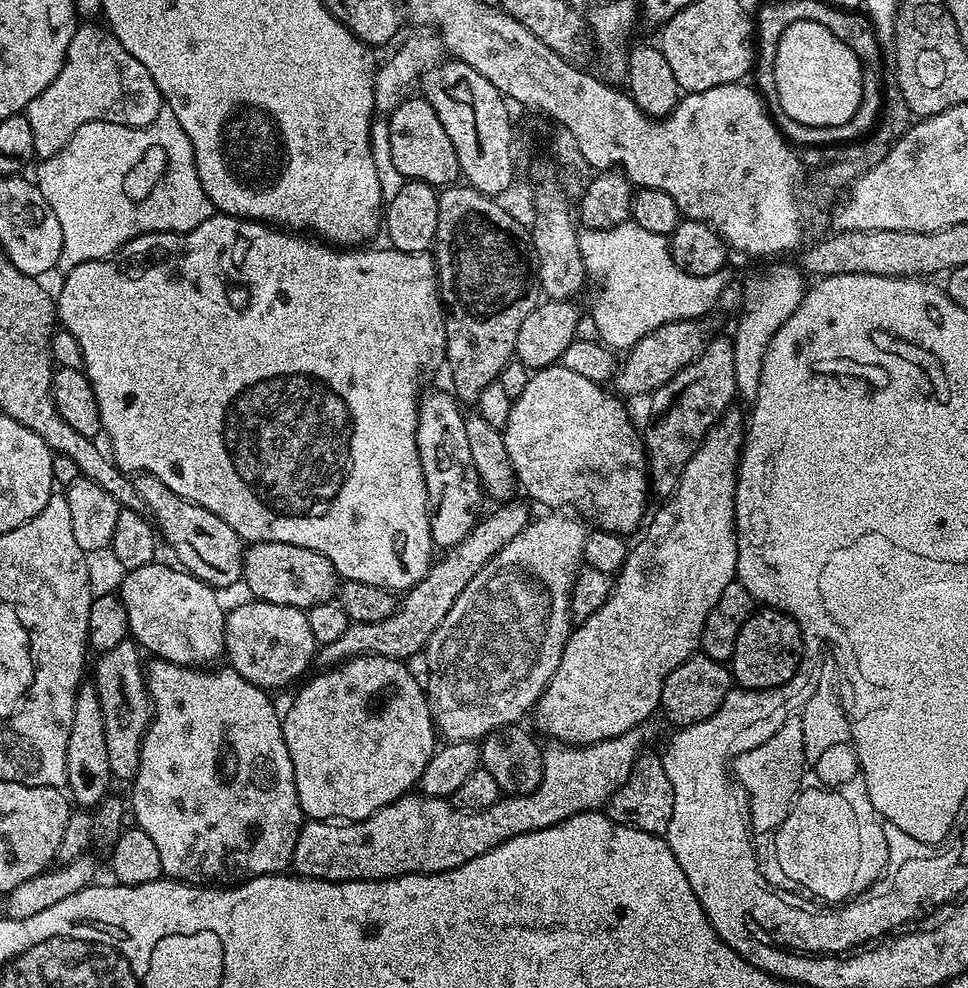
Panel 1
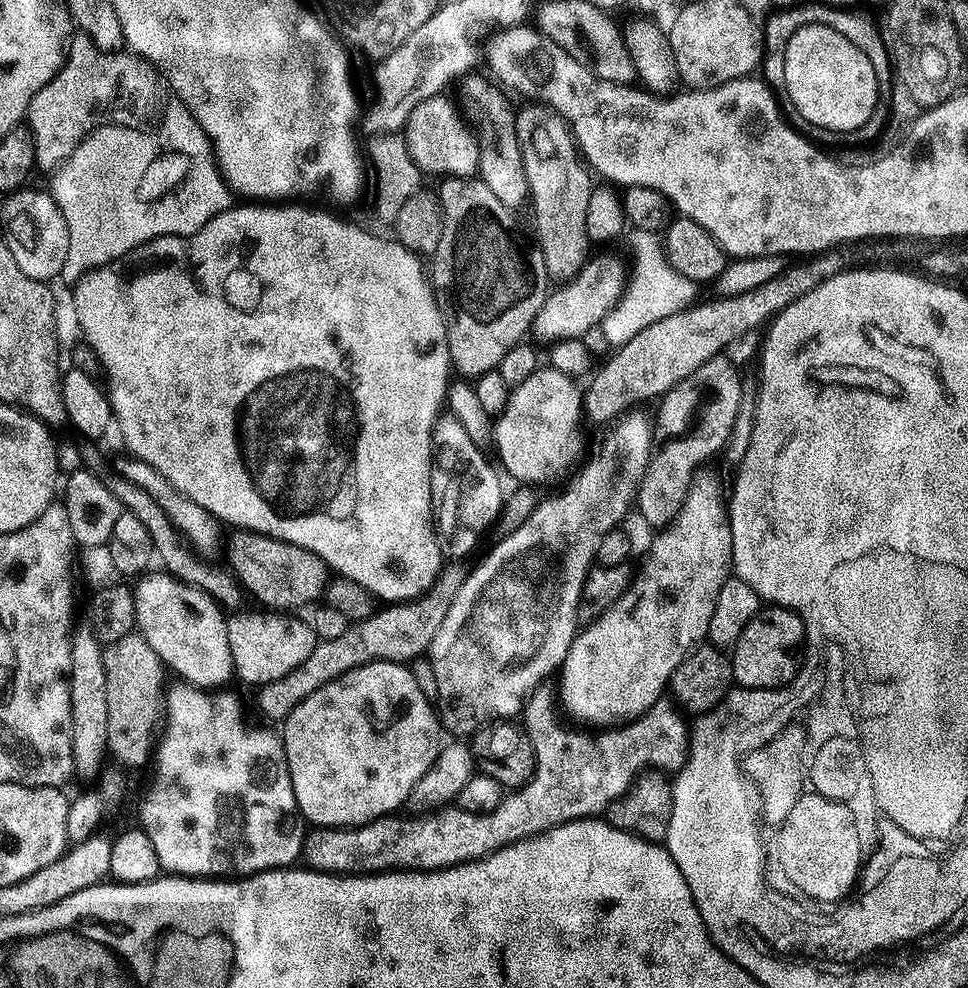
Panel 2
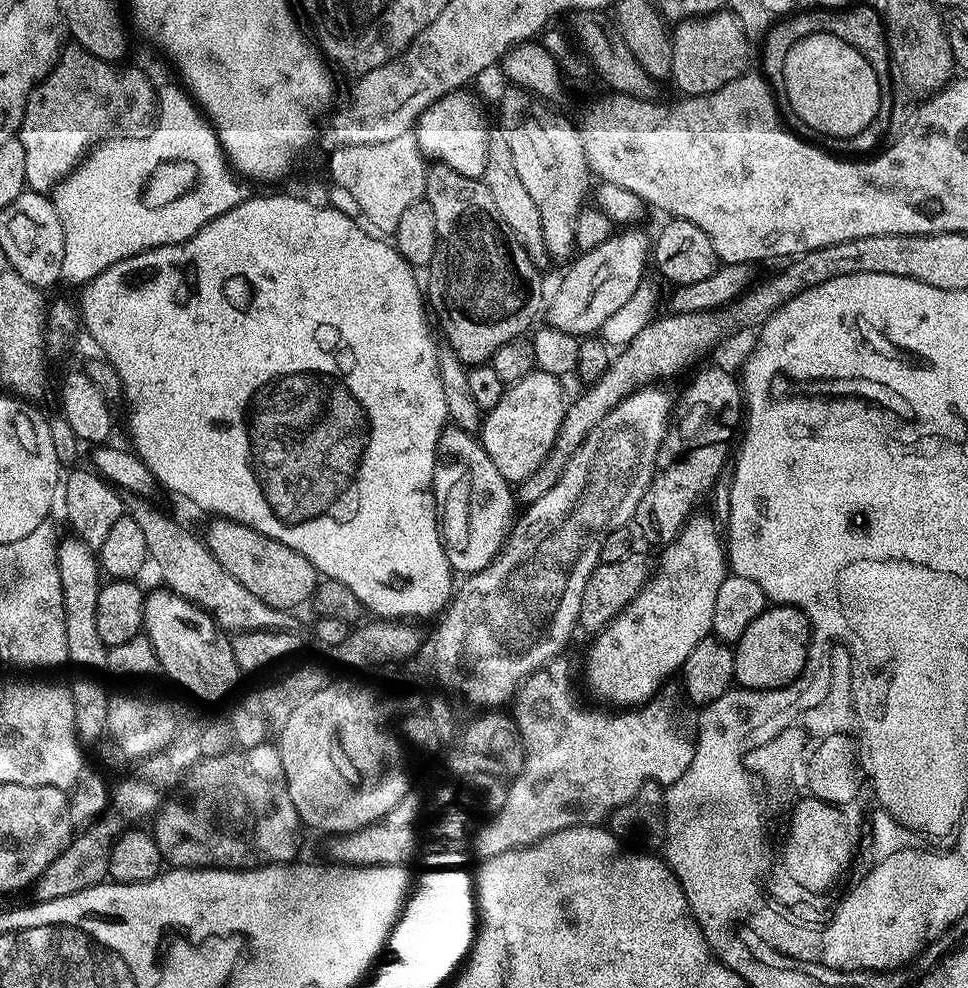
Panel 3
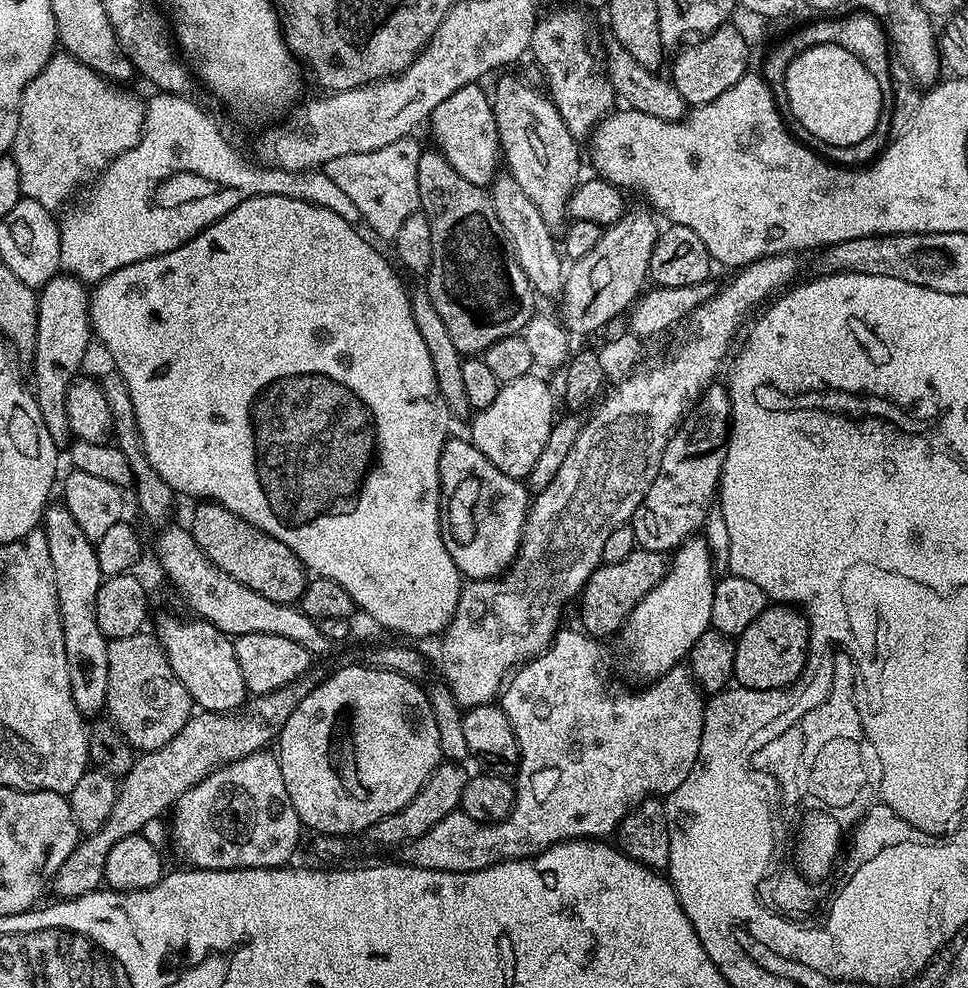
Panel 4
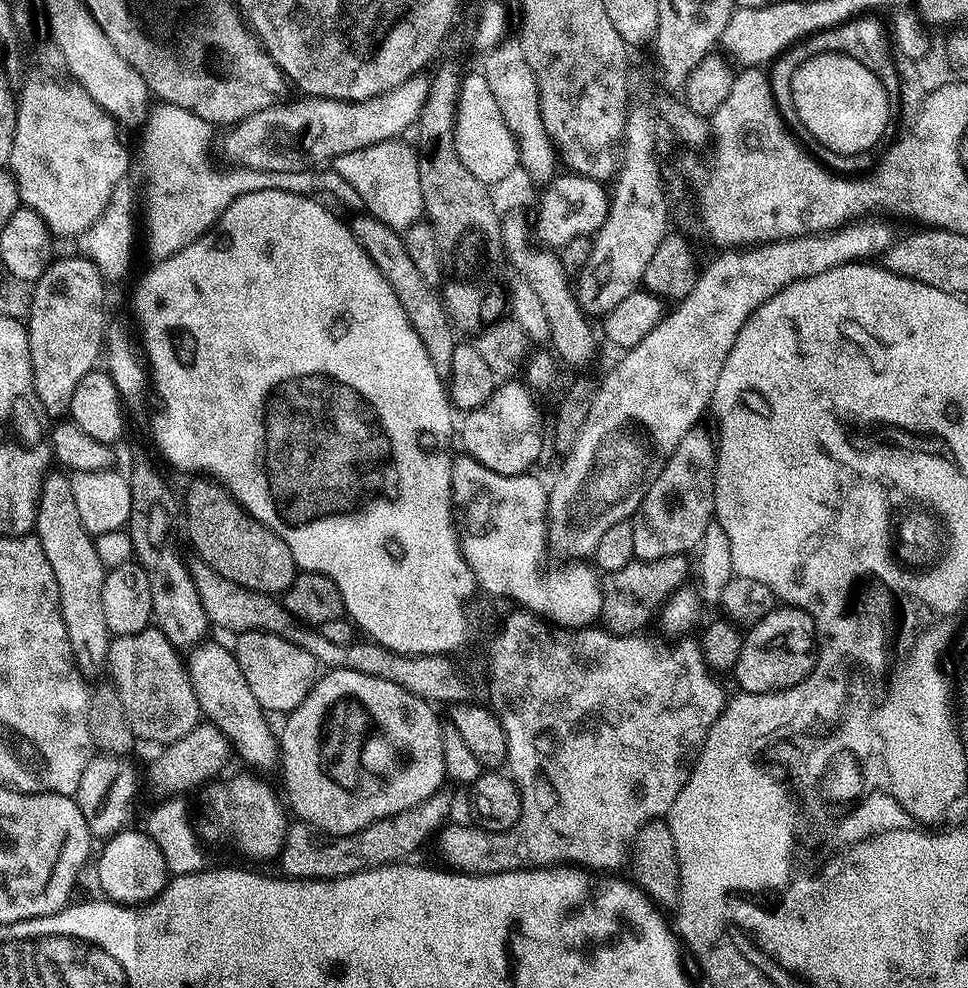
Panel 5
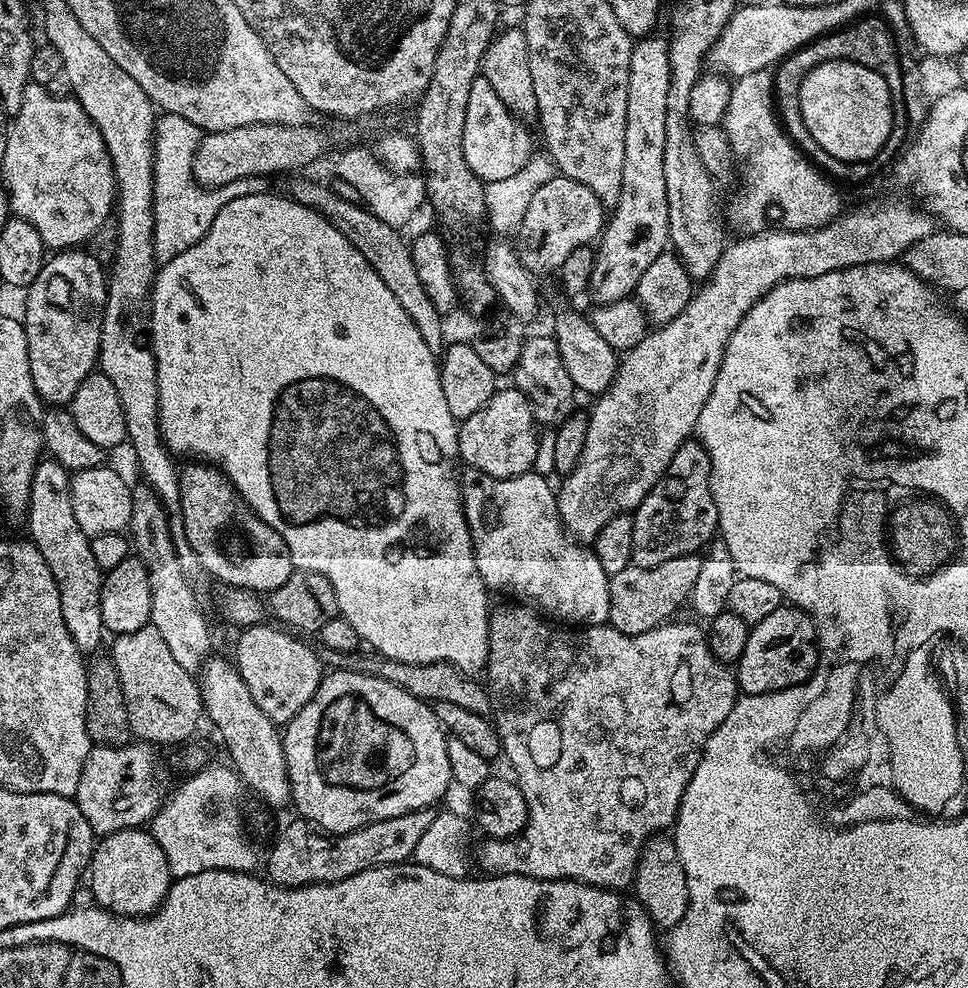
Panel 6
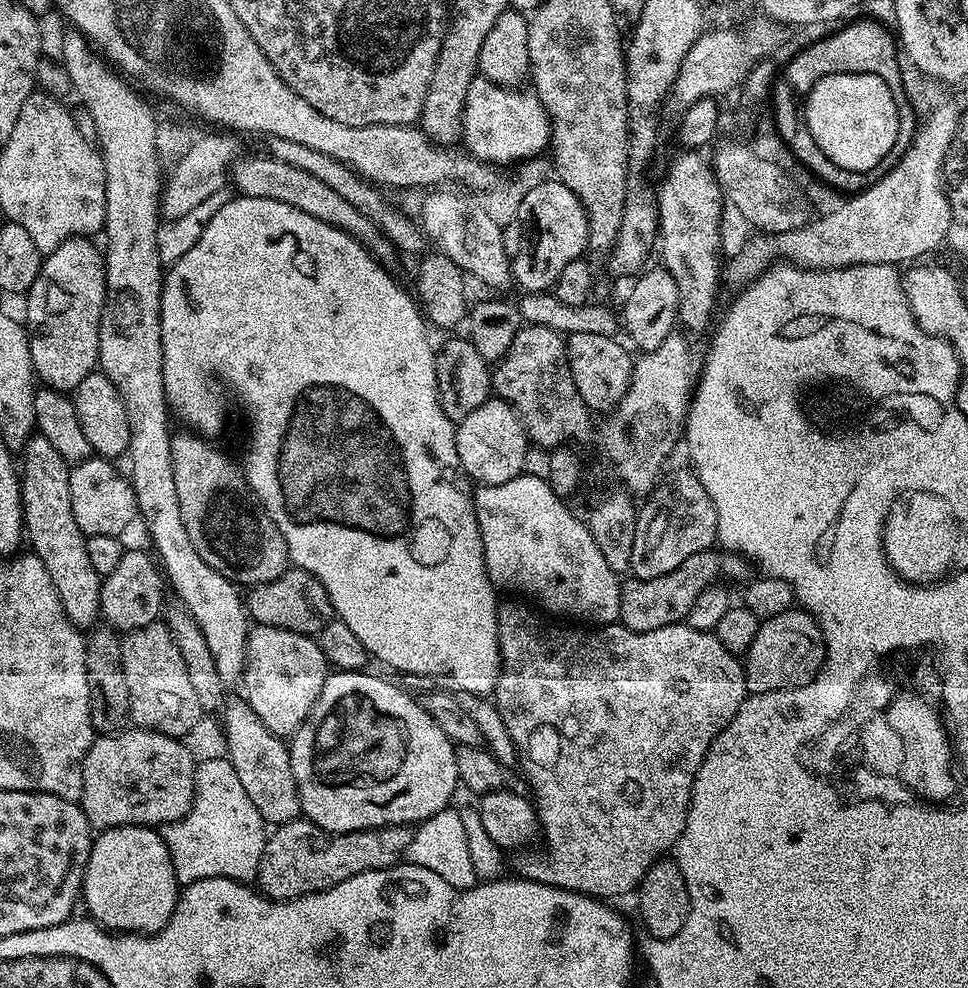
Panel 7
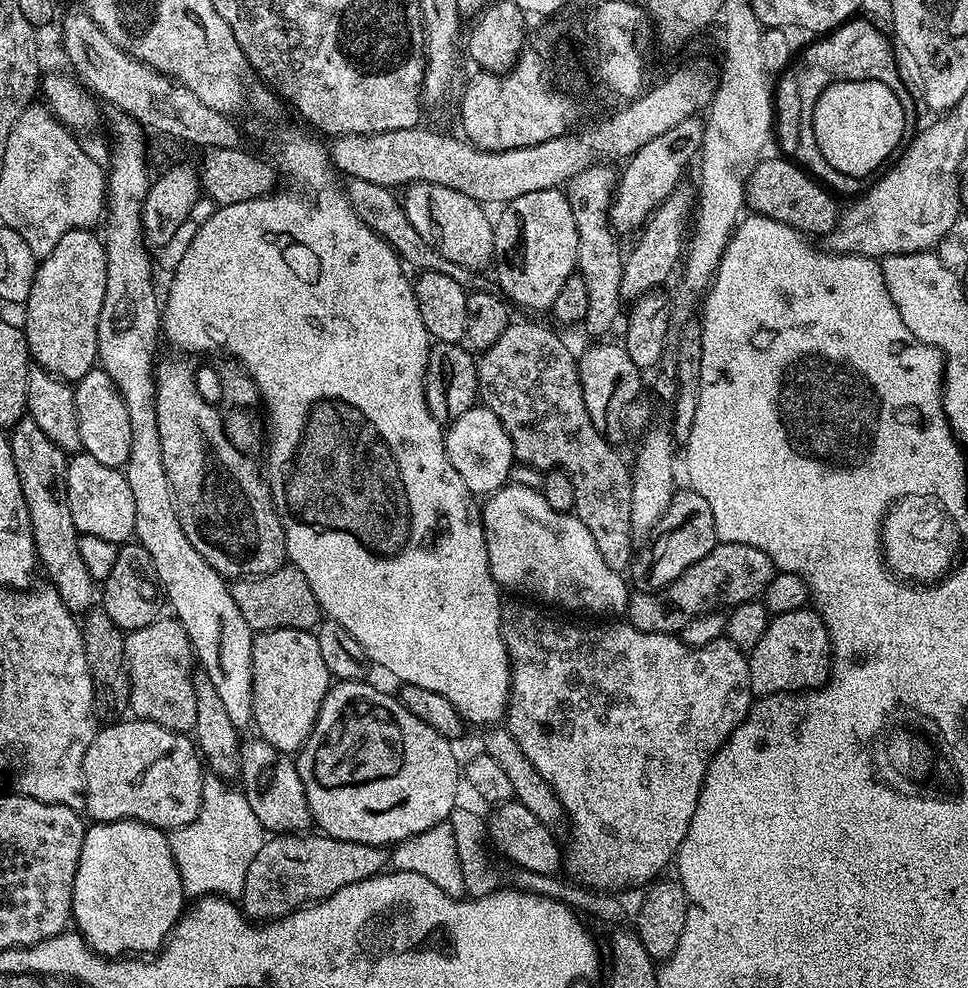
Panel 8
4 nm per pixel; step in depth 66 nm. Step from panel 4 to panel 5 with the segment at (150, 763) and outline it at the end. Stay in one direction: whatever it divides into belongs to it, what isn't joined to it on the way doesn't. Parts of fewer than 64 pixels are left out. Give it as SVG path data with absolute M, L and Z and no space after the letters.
M201 722L201 723L197 724L196 728L194 730L190 730L190 734L186 734L182 738L178 738L172 744L161 747L159 749L159 751L157 751L157 752L160 752L160 753L157 754L156 761L154 761L153 764L150 765L149 768L148 768L148 784L149 784L150 787L153 788L154 791L161 792L162 795L160 795L160 796L164 797L164 798L179 797L181 794L186 794L186 793L182 793L182 792L188 792L188 791L191 790L191 788L198 787L199 784L202 784L202 786L204 786L204 785L207 785L209 782L215 781L217 779L217 777L219 777L221 775L221 773L219 774L219 772L222 771L223 768L227 766L228 759L230 759L230 758L233 759L233 756L234 756L233 745L230 743L230 741L227 739L227 737L222 735L217 730L215 724L213 724L211 722Z

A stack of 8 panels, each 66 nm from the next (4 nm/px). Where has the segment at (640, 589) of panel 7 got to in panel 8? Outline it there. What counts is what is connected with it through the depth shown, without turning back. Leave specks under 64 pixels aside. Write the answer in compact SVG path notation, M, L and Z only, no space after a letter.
M717 543L716 548L702 558L702 562L694 562L694 566L690 566L690 570L686 570L686 574L682 574L670 586L659 590L633 591L628 601L627 623L639 632L683 633L687 624L694 623L699 616L715 608L731 610L737 604L763 597L777 571L775 562L758 550L758 546Z

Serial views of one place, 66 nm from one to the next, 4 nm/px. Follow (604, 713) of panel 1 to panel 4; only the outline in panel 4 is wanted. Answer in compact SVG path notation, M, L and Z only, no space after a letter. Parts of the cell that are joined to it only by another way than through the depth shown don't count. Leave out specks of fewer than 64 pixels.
M701 538L685 540L671 553L668 571L634 606L624 623L622 637L628 647L628 660L640 676L659 678L665 676L671 668L677 667L692 651L694 642L712 628L714 610L714 590L718 573L712 569L712 552Z

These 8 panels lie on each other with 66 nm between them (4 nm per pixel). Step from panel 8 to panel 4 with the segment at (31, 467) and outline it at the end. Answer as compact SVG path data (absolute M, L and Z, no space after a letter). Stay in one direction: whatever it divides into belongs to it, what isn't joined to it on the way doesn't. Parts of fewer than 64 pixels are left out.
M52 502L44 509L42 531L50 546L54 562L54 578L58 586L58 602L62 618L62 634L66 646L66 662L74 694L74 706L81 716L91 718L105 711L108 703L108 639L98 630L98 590L102 583L96 546L82 534L74 514L63 503Z

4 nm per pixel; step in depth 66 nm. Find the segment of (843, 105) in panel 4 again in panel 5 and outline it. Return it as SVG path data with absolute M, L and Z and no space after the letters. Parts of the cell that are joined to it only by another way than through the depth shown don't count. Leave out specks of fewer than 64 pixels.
M822 53L794 72L792 108L816 143L838 154L872 152L888 128L888 95L876 73L842 53Z

